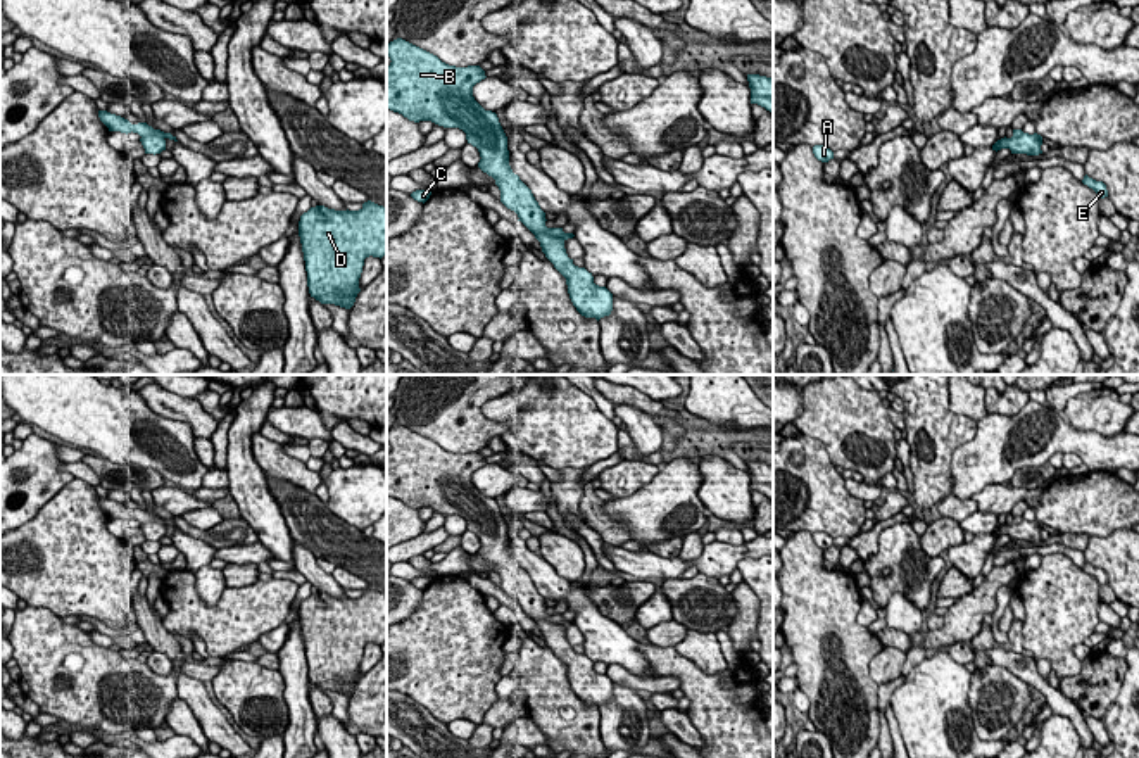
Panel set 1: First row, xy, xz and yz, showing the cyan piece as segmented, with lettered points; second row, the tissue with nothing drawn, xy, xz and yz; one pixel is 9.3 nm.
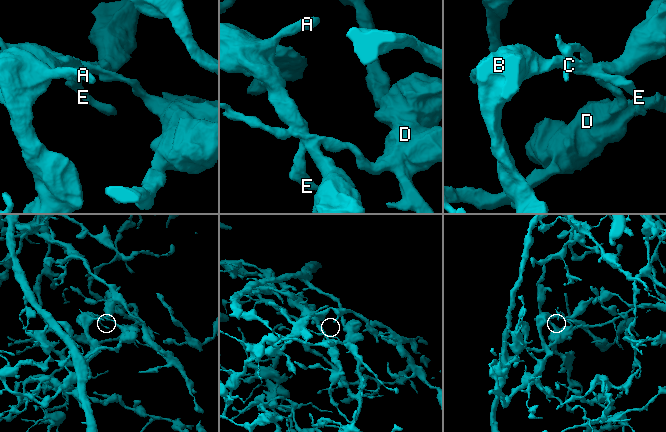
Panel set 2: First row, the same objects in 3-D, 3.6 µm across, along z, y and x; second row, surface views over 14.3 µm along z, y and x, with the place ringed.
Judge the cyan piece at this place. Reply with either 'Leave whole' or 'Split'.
Leave whole

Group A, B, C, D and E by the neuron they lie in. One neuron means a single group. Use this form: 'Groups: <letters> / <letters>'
Groups: A B C D E

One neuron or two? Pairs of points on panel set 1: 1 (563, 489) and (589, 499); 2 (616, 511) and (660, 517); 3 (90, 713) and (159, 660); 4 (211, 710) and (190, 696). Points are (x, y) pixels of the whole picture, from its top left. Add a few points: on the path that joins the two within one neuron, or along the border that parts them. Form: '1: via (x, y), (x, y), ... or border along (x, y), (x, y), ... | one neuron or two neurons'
1: border along (584, 486), (580, 511), (587, 524) | two neurons
2: via (627, 511), (649, 513) | one neuron
3: border along (145, 662), (159, 674), (171, 672) | two neurons
4: via (206, 708), (195, 698) | one neuron

